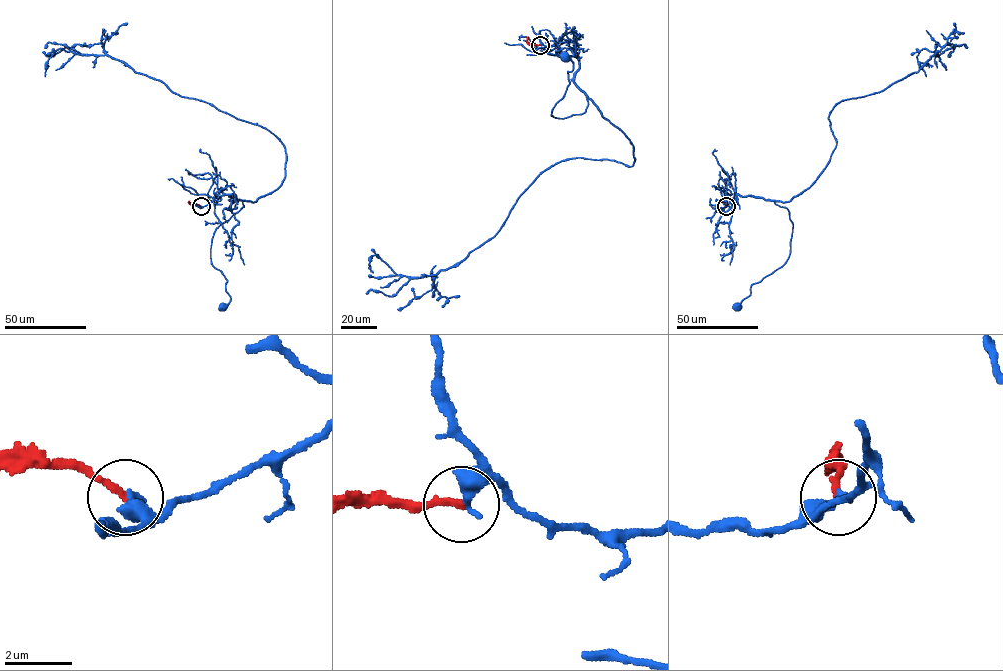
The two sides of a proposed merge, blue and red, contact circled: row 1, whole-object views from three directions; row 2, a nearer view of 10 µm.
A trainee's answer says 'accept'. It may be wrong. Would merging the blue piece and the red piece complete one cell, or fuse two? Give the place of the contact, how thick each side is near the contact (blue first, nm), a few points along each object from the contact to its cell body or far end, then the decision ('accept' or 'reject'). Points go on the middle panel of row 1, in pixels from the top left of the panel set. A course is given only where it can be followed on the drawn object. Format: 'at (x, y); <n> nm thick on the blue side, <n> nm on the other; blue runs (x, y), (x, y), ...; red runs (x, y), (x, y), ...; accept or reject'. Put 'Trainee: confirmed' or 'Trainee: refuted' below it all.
at (540, 45); 440 nm thick on the blue side, 200 nm on the other; blue runs (540, 45), (579, 61), (574, 82), (586, 97), (586, 111), (558, 118), (551, 109), (573, 69), (565, 57); red runs (540, 45), (530, 45), (527, 36); reject
Trainee: refuted

